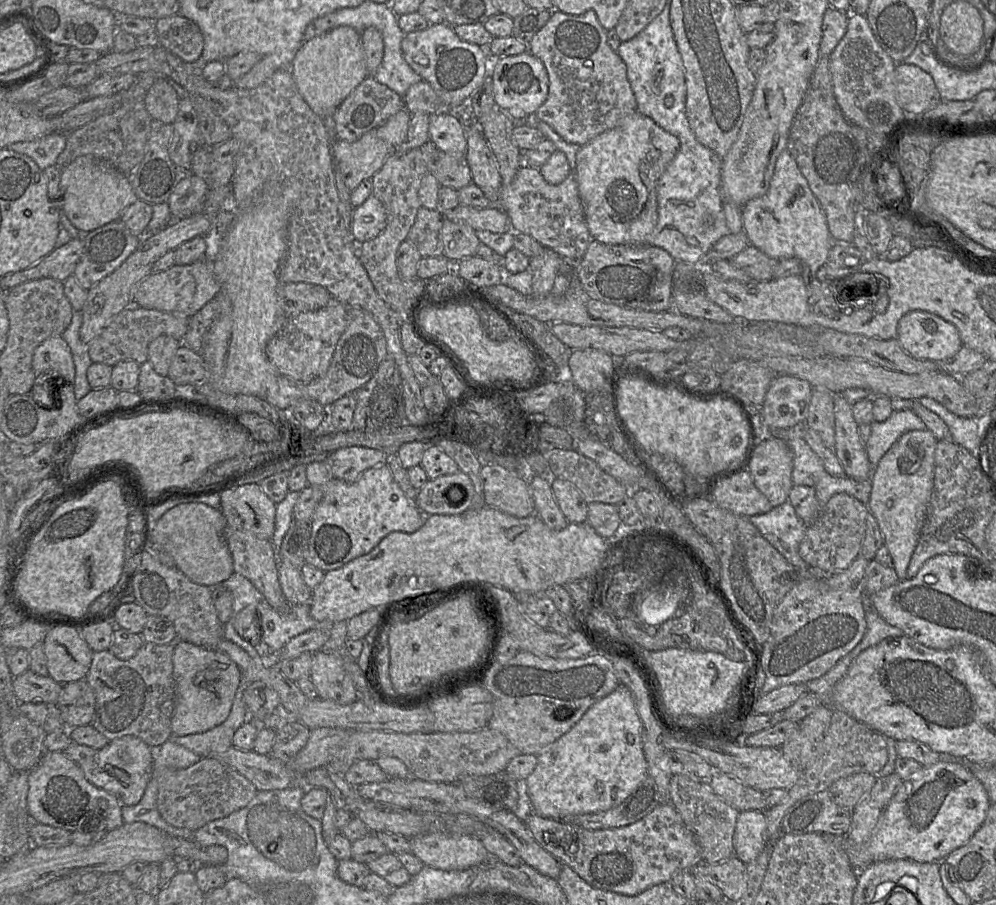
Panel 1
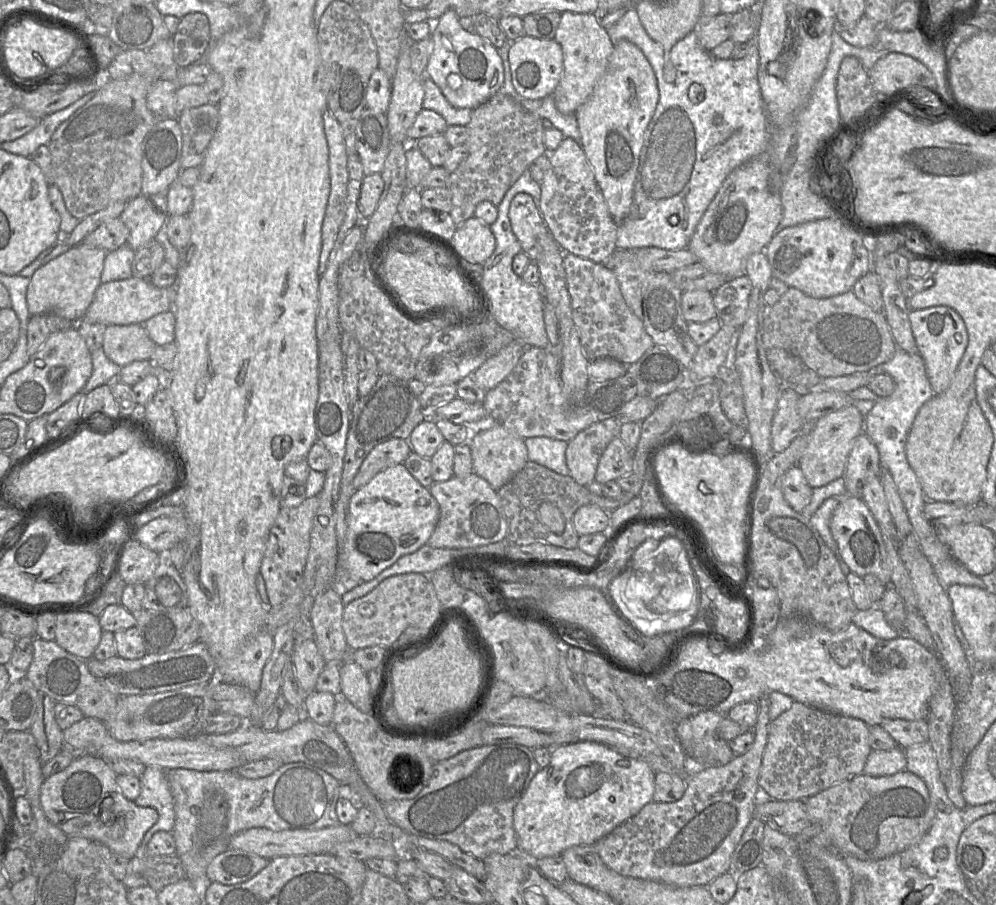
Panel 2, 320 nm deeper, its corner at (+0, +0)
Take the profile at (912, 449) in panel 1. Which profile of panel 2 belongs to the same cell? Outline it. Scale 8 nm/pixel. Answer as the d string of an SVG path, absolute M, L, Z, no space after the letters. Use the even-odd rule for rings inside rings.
M947 306L911 310L909 321L918 353L921 355L934 395L945 392L950 386L968 345L968 332L961 316Z

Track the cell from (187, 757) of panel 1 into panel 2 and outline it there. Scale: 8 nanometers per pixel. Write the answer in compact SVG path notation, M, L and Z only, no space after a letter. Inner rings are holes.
M146 766L140 782L141 793L135 799L135 805L153 808L158 813L157 822L145 833L142 839L142 851L158 831L172 833L175 825L175 810L174 799L167 779L167 770L157 766Z

